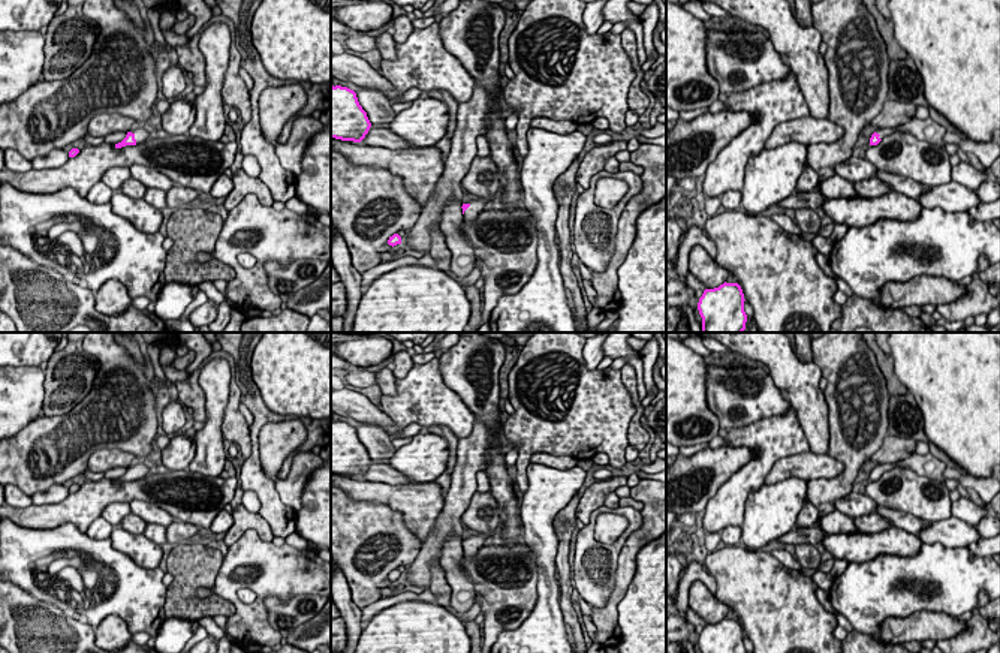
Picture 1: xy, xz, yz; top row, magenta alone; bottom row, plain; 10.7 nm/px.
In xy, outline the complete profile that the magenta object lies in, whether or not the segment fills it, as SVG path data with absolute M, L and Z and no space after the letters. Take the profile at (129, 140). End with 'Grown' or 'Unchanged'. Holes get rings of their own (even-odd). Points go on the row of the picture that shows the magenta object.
M139 126L138 129L127 132L126 138L121 142L115 144L115 148L136 145L144 142L145 139L150 139L150 129Z. Grown

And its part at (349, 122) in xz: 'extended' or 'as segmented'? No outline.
as segmented

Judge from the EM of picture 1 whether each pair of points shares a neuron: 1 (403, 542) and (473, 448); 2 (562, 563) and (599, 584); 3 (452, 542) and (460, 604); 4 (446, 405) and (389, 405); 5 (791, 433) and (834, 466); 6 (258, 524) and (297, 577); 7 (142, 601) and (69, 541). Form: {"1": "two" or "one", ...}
{"1": "two", "2": "two", "3": "one", "4": "one", "5": "two", "6": "two", "7": "one"}

